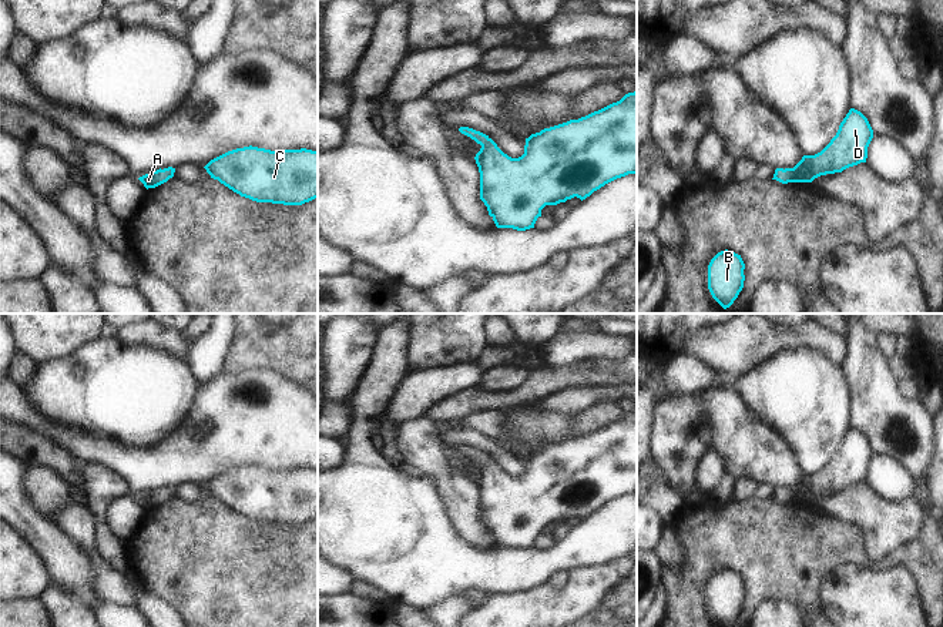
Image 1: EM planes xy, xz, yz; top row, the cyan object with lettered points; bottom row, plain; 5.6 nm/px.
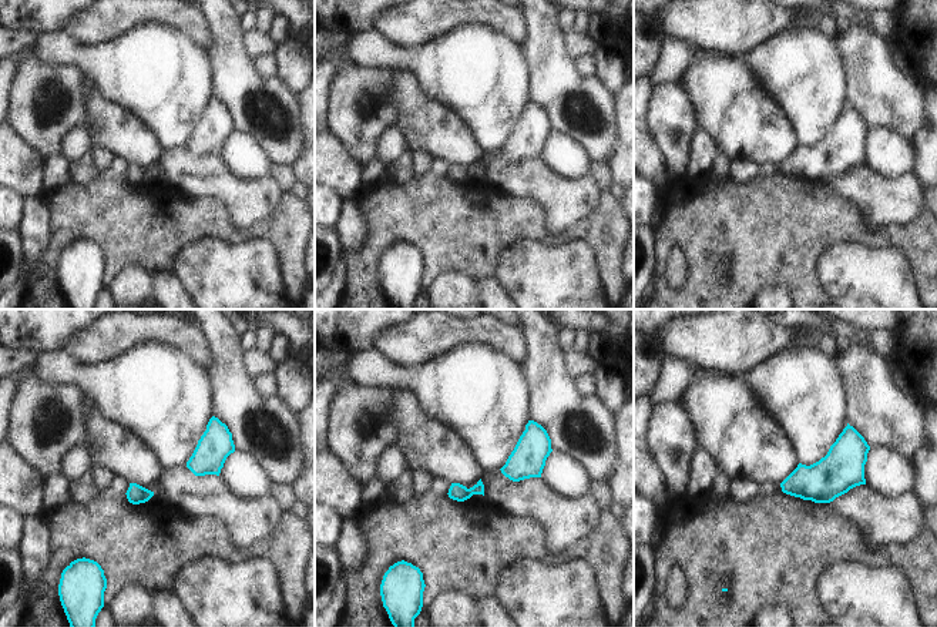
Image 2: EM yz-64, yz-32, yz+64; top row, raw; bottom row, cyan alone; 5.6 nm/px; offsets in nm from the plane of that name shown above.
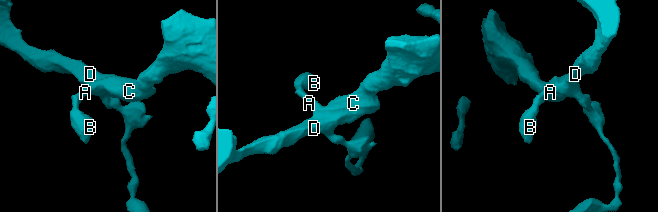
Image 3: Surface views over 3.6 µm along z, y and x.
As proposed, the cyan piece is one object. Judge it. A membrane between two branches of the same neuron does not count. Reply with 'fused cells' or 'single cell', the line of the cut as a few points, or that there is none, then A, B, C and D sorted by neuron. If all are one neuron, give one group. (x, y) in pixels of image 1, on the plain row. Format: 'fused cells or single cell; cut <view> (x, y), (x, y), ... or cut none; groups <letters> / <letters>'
single cell; cut none; groups A B C D

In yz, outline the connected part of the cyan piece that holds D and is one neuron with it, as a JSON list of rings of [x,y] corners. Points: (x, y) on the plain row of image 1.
[[[850,428],[839,445],[830,462],[815,475],[803,475],[793,487],[776,487],[773,497],[782,503],[812,502],[826,493],[866,482],[868,466],[873,457],[873,449],[868,437]]]

